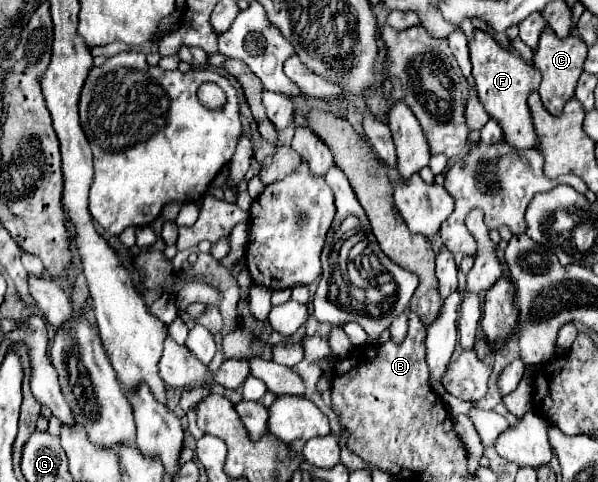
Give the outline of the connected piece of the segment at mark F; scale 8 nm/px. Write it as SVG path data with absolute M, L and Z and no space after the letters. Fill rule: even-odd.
M474 30L474 36L468 40L468 50L470 50L470 62L472 62L472 76L476 82L476 92L478 98L484 106L484 110L500 122L504 130L504 138L508 144L514 148L532 148L538 144L538 138L534 134L532 118L528 112L526 98L530 92L538 90L542 74L526 64L520 56L508 52L502 48L488 32L484 30Z

